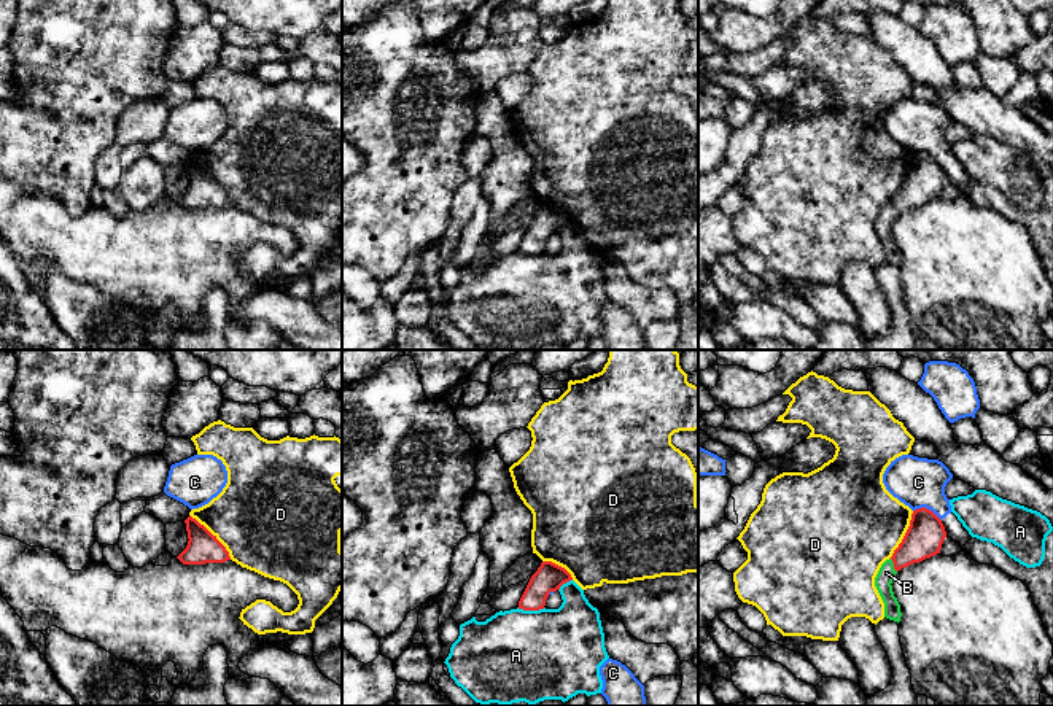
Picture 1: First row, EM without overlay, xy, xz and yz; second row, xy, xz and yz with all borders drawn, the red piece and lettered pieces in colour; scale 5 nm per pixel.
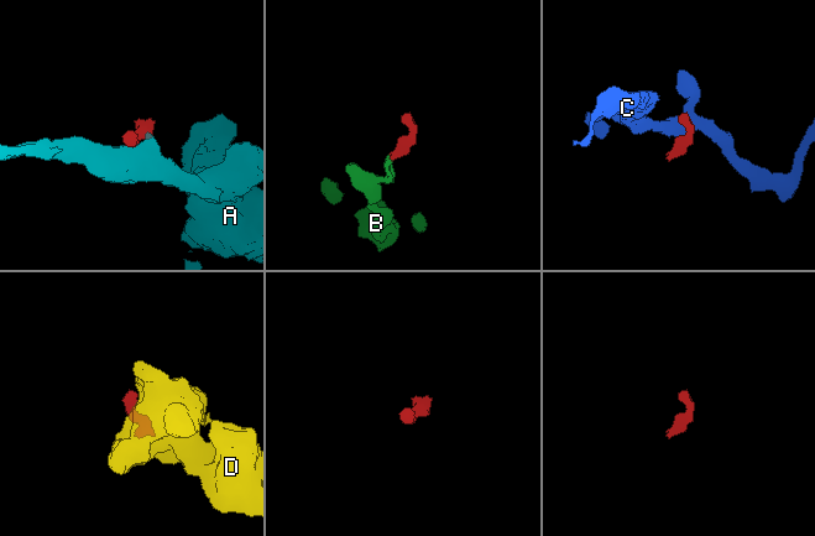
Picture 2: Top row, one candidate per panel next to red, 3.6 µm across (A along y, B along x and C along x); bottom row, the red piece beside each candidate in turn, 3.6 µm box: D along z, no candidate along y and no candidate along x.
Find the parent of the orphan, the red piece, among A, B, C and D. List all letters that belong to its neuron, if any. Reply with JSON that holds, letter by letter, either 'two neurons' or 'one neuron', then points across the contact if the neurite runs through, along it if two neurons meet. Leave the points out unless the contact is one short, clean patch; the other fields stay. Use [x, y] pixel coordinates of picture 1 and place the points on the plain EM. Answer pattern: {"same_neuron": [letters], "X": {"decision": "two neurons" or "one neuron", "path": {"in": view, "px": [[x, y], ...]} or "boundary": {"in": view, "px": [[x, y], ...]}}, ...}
{"same_neuron": ["B"], "A": {"decision": "two neurons", "boundary": {"in": "xz", "px": [[517, 252], [544, 252]]}}, "B": {"decision": "one neuron", "path": {"in": "yz", "px": [[926, 177], [894, 209], [886, 217]]}}, "C": {"decision": "two neurons"}, "D": {"decision": "two neurons", "boundary": {"in": "xy", "px": [[190, 158], [225, 191], [231, 202]]}}}

